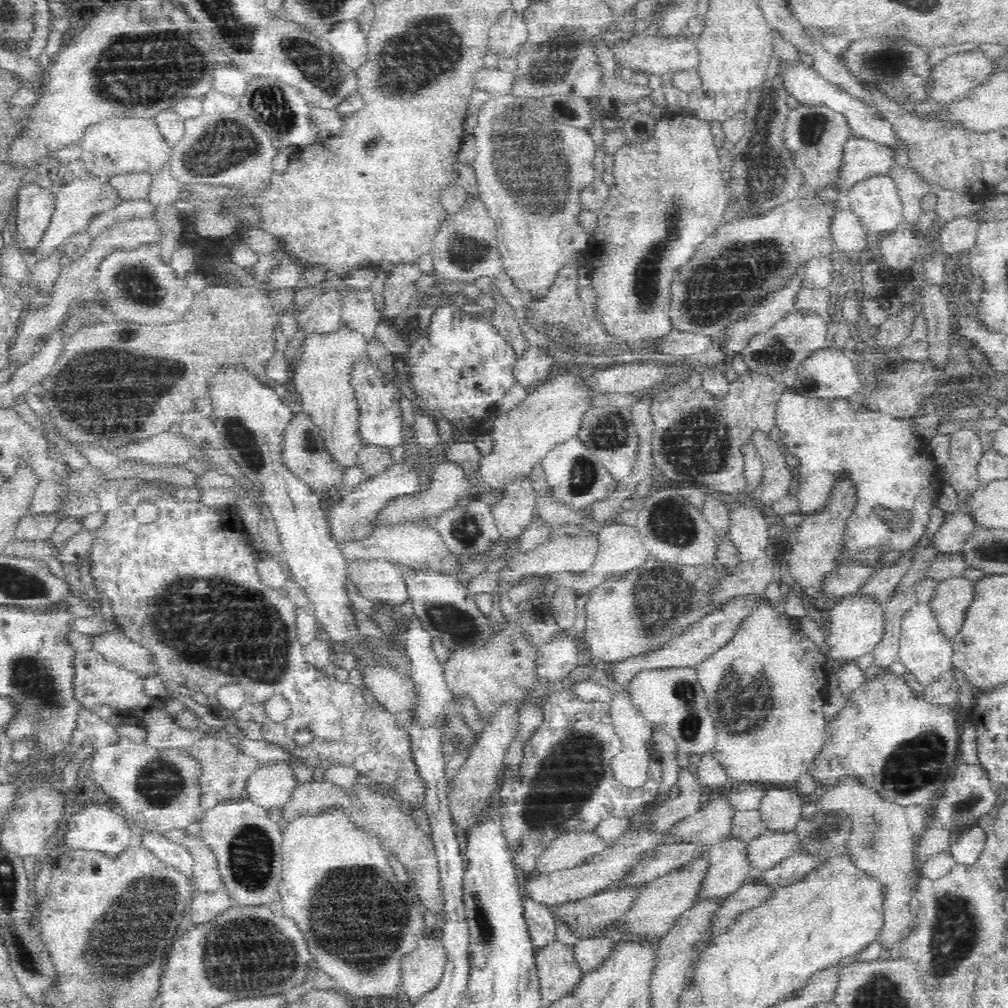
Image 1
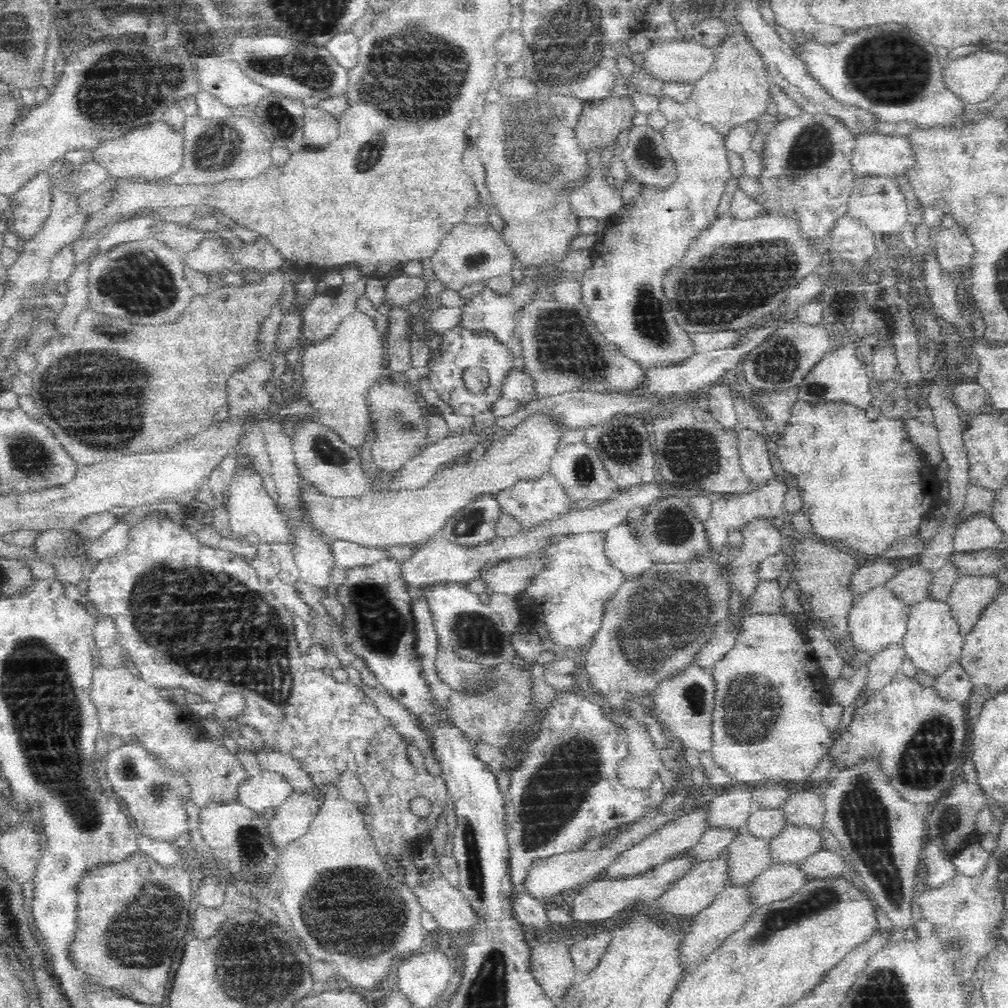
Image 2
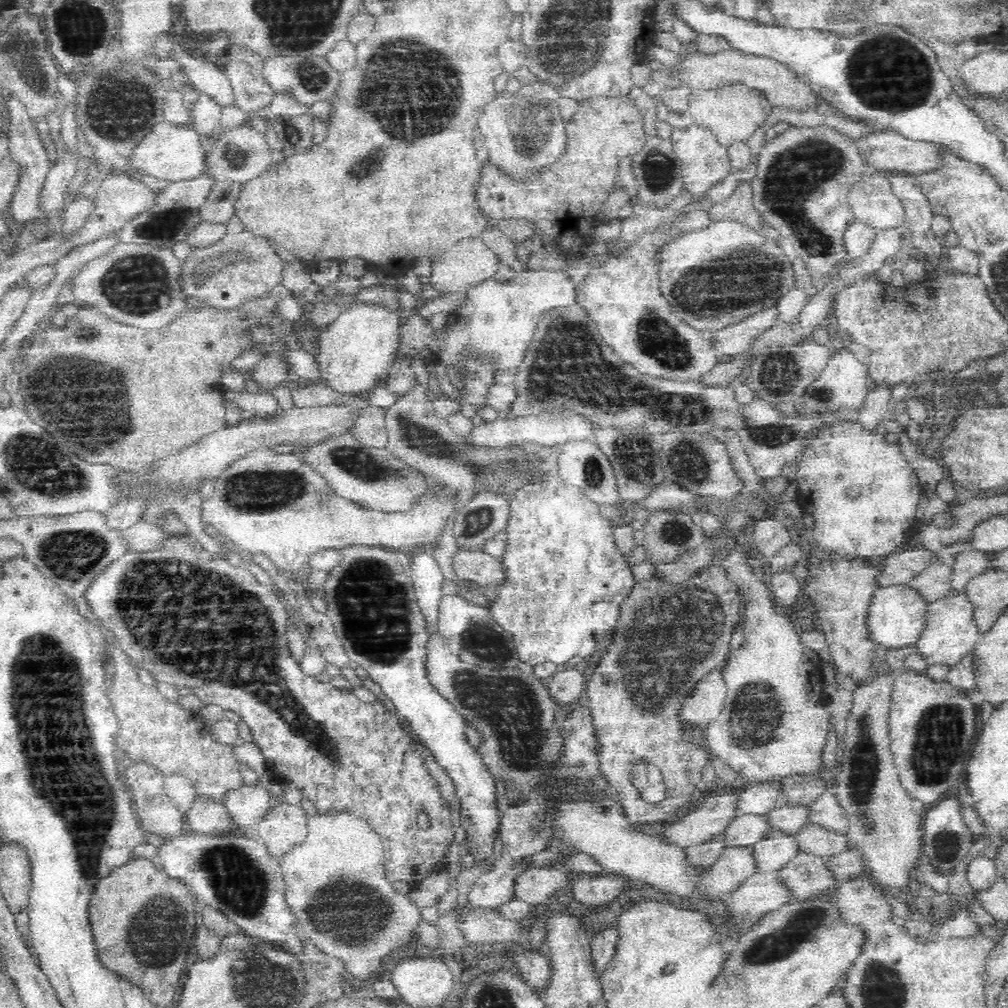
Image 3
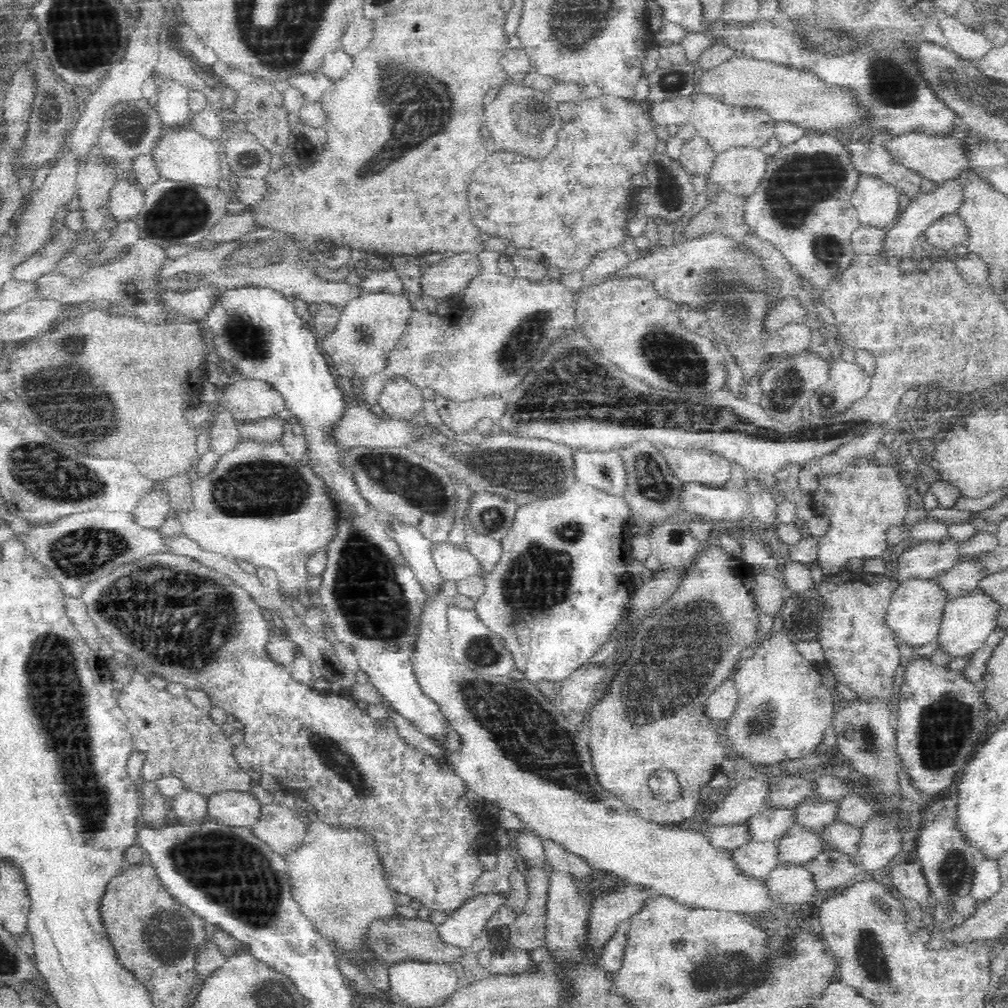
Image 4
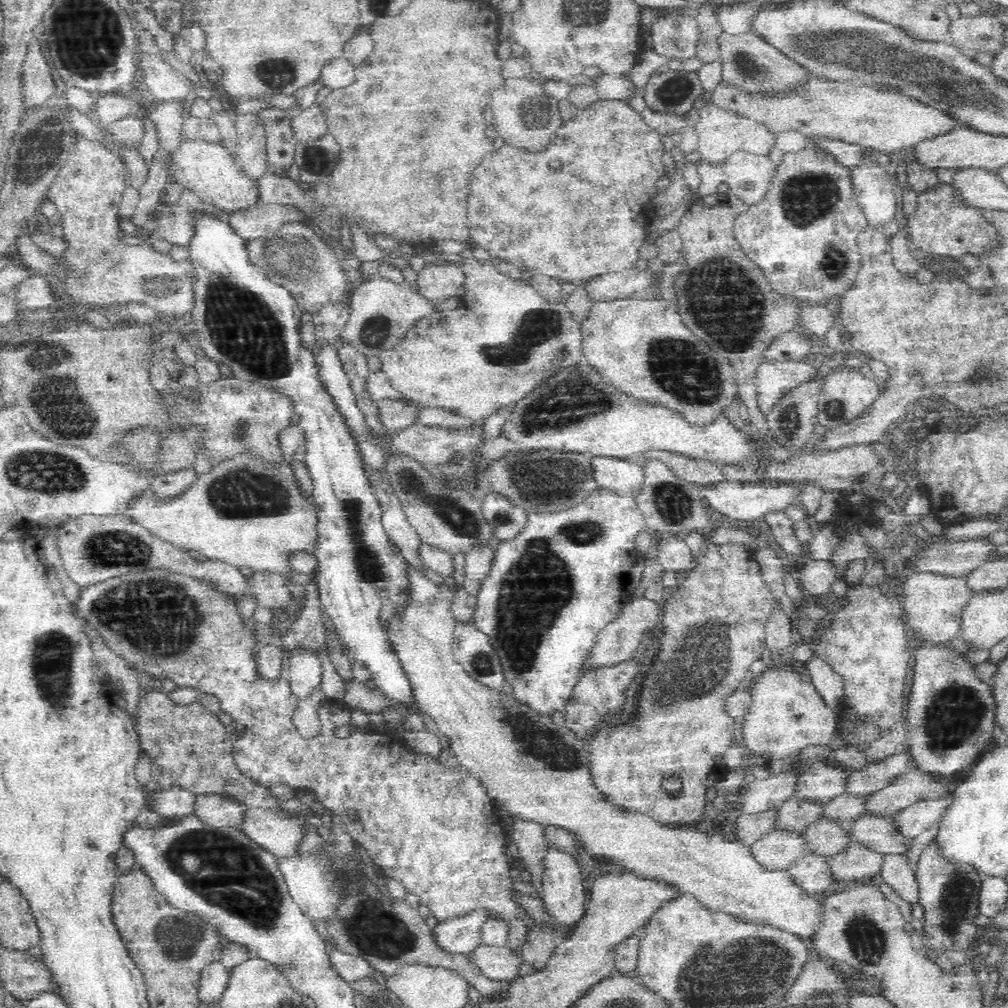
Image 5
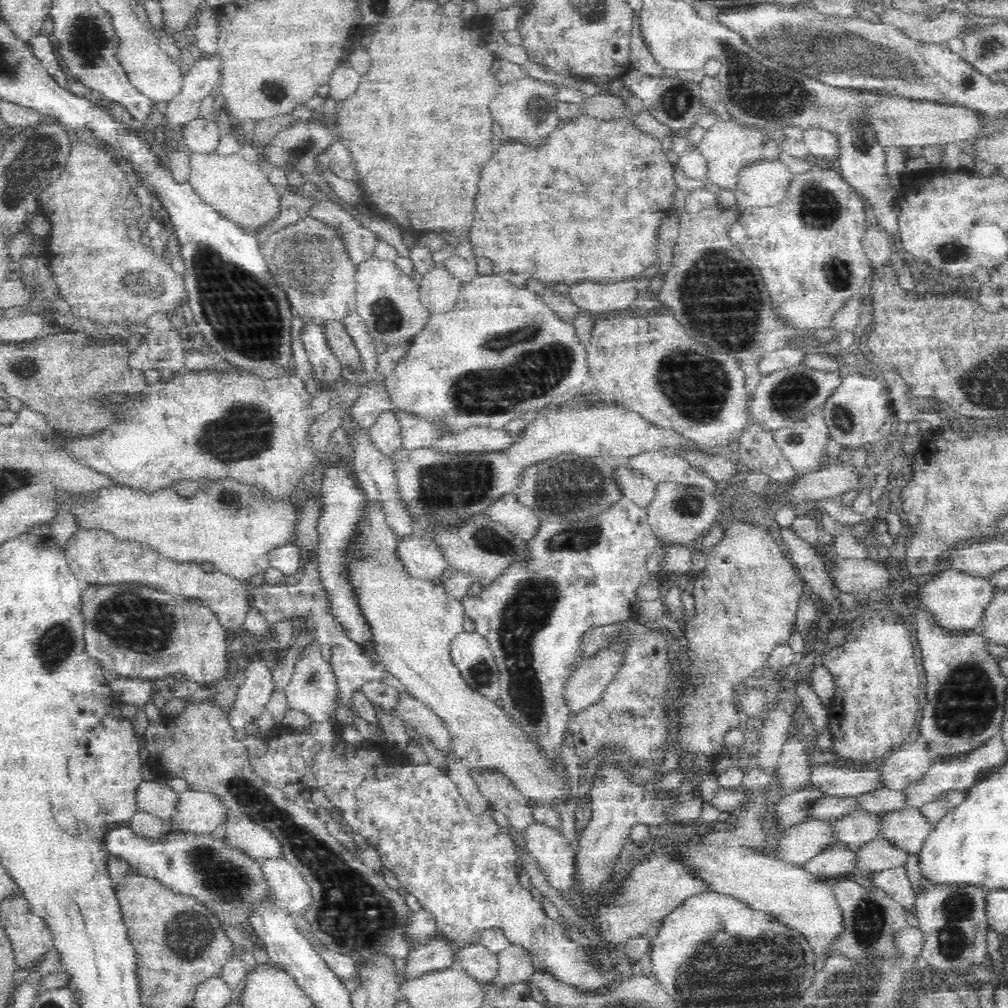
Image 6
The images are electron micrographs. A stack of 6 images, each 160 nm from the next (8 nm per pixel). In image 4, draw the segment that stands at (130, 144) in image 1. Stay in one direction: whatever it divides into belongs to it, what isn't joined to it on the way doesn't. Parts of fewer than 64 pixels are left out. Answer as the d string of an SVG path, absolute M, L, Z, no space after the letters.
M176 128L174 132L166 132L157 141L151 154L154 166L159 170L160 178L176 182L188 182L198 186L215 185L219 176L226 173L220 171L220 160L216 142L188 128Z

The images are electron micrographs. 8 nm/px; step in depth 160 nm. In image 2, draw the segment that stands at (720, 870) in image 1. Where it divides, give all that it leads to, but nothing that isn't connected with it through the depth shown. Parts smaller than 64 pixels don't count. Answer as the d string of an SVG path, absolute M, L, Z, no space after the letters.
M738 831L738 836L724 850L728 885L748 887L772 864L767 851L768 843L746 831Z

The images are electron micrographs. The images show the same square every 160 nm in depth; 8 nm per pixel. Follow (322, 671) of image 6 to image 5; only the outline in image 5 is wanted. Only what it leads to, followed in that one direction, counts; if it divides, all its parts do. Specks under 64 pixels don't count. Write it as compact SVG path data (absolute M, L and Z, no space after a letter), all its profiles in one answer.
M295 648L287 656L286 675L291 692L300 700L308 698L310 692L321 684L323 664L313 649Z

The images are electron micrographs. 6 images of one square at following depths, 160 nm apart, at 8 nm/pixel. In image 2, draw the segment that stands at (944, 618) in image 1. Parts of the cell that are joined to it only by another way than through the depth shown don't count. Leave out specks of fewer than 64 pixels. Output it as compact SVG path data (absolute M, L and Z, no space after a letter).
M992 575L958 577L954 582L945 603L964 637L976 626L985 606L1000 592L1000 586Z

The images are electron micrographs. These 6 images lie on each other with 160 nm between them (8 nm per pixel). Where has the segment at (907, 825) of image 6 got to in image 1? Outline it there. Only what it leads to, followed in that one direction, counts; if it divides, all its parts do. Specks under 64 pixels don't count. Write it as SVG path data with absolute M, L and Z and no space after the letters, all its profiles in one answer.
M763 831L758 838L746 845L745 860L755 871L771 869L795 852L797 842L795 831Z

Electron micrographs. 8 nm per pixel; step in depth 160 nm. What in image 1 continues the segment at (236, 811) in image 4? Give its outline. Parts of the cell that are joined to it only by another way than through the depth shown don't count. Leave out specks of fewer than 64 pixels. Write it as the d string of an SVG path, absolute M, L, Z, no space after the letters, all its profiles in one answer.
M288 761L266 763L248 778L249 800L267 809L282 808L298 783L296 769Z

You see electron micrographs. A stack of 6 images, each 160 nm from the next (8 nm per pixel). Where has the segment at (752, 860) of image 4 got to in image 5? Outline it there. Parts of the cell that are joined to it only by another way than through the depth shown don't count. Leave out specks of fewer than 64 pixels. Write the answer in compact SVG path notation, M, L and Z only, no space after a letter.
M772 831L749 846L749 851L764 870L785 871L805 854L805 844L800 833Z

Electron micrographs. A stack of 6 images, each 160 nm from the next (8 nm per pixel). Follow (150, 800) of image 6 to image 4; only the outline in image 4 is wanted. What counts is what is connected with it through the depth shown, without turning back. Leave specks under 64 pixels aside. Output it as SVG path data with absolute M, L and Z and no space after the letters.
M186 790L171 799L172 812L182 825L200 824L210 820L208 800L209 797L206 795Z

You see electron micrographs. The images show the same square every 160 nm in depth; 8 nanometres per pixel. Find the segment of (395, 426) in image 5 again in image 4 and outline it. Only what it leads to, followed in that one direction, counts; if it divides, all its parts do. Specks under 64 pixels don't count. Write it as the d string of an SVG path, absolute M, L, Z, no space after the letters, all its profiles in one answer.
M406 376L389 378L379 393L379 405L390 419L408 420L414 413L422 411L422 389L408 381Z

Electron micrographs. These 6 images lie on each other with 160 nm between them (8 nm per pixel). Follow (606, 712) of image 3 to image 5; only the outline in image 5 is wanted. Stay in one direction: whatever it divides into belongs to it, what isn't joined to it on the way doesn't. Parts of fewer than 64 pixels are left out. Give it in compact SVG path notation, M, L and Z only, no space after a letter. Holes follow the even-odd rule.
M709 542L703 554L696 559L694 567L688 572L688 576L684 578L684 582L679 585L678 589L669 591L666 595L666 602L662 602L662 616L660 619L660 650L658 654L652 658L652 666L649 666L644 675L644 680L640 682L640 692L636 696L636 710L632 714L632 718L626 718L626 722L602 722L598 724L600 730L591 736L587 745L589 747L590 770L596 787L604 793L604 796L614 804L628 807L642 814L651 816L655 821L664 825L690 824L694 821L705 818L706 806L706 790L724 777L728 772L723 762L723 754L728 750L731 742L736 736L734 726L734 718L728 716L724 712L724 700L730 694L736 692L736 688L741 686L741 682L746 677L746 672L750 665L761 658L767 644L765 643L765 627L768 621L768 614L774 608L776 598L771 593L769 586L765 583L761 576L761 568L753 559L753 556L747 552L746 547L730 544L716 544ZM668 775L678 775L682 781L682 792L676 798L670 798L661 787L662 779Z

